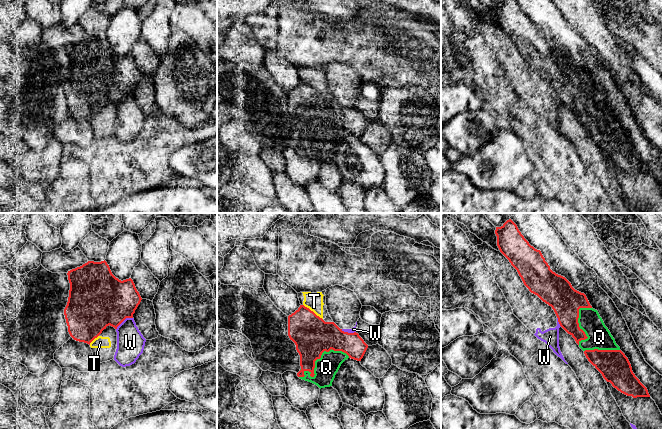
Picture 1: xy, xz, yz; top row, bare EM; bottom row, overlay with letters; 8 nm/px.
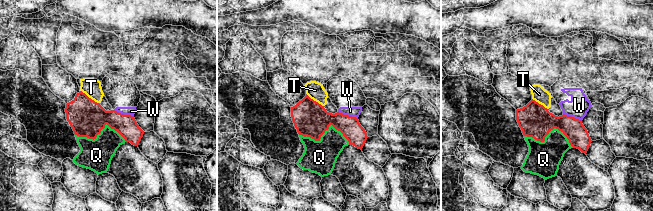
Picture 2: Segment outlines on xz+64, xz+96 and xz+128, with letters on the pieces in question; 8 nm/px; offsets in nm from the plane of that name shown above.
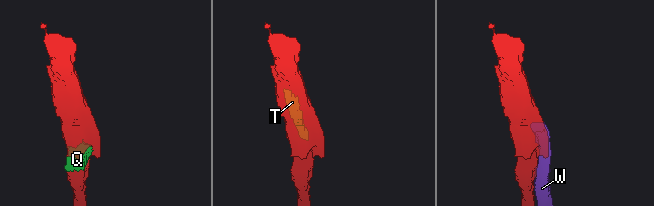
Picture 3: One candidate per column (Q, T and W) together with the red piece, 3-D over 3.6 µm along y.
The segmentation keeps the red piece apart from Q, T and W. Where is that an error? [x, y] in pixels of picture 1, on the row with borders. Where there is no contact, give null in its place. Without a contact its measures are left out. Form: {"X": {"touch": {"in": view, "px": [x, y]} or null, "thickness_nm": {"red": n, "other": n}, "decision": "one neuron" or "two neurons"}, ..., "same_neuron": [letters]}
{"Q": {"touch": {"in": "xz", "px": [316, 359]}, "thickness_nm": {"red": 300, "other": 180}, "decision": "one neuron"}, "T": {"touch": {"in": "xz", "px": [312, 311]}, "thickness_nm": {"red": 300, "other": 140}, "decision": "two neurons"}, "W": {"touch": {"in": "xy", "px": [123, 320]}, "thickness_nm": {"red": 440, "other": 220}, "decision": "two neurons"}, "same_neuron": ["Q"]}

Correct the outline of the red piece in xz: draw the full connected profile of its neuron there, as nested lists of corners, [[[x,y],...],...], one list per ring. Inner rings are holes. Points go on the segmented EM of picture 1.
[[[304,305],[288,316],[288,336],[300,355],[301,369],[297,376],[320,389],[332,386],[336,373],[346,359],[361,361],[368,348],[358,333],[344,332],[334,322],[325,322]]]

